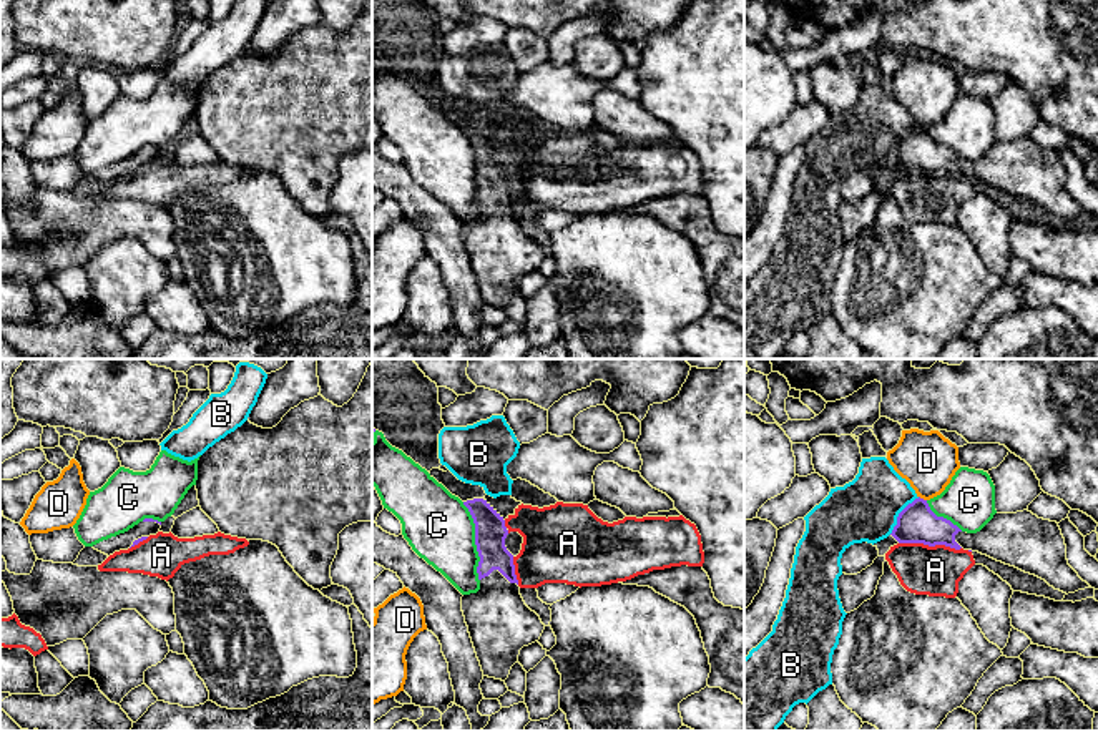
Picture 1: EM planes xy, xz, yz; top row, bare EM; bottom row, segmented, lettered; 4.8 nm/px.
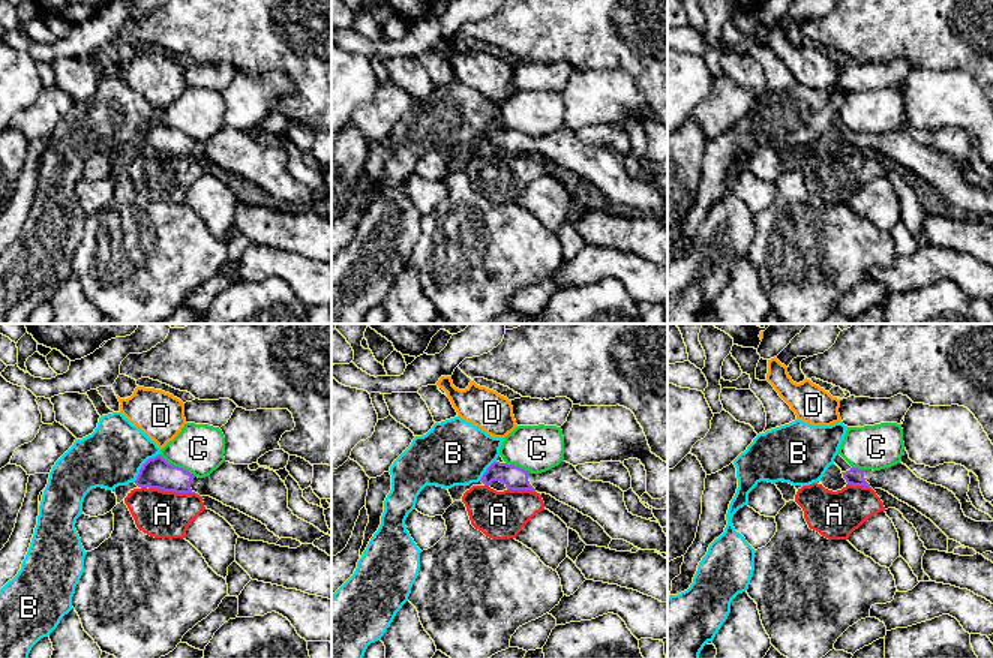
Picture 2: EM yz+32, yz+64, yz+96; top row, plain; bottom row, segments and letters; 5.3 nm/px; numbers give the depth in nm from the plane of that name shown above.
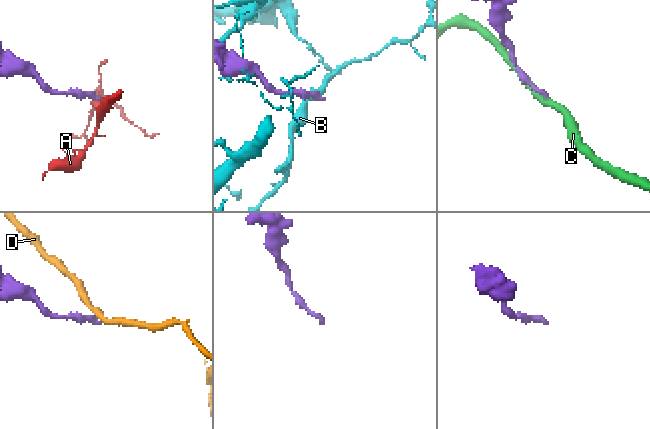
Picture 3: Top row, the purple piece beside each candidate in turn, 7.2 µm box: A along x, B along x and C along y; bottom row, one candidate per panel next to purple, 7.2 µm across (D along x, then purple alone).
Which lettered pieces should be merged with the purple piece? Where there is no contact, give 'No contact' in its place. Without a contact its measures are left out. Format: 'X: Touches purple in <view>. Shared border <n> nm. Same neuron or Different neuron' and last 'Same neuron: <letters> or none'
A: Touches purple in yz. Shared border 300 nm. Different neuron
B: Touches purple in yz. Shared border 240 nm. Different neuron
C: Touches purple in xz. Shared border 400 nm. Different neuron
D: Touches purple in yz. Shared border 50 nm. Different neuron
Same neuron: none

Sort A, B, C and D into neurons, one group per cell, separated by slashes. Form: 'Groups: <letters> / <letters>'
Groups: A / B / C / D

